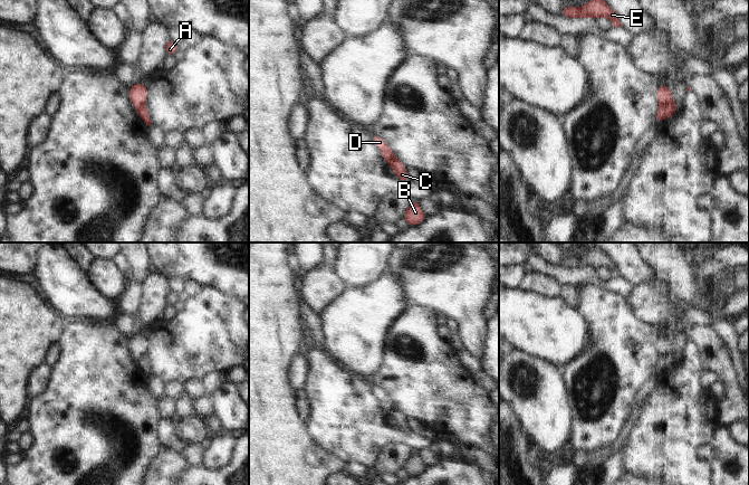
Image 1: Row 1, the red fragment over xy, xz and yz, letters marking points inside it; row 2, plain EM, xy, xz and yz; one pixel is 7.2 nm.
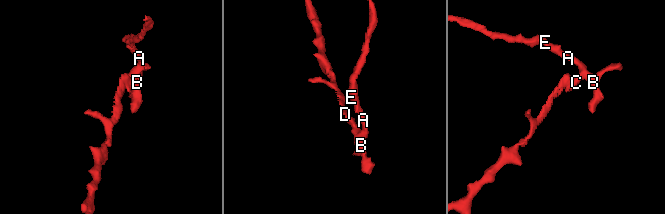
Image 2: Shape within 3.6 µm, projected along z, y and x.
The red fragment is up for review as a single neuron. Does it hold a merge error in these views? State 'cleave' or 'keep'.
cleave

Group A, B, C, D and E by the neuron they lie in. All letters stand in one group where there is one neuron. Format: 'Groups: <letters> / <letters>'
Groups: A B C E / D.

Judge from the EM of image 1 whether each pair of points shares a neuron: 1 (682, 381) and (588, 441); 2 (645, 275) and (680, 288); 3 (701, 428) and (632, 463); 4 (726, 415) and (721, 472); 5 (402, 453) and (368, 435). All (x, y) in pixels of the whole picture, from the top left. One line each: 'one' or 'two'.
1: two
2: two
3: one
4: two
5: two

